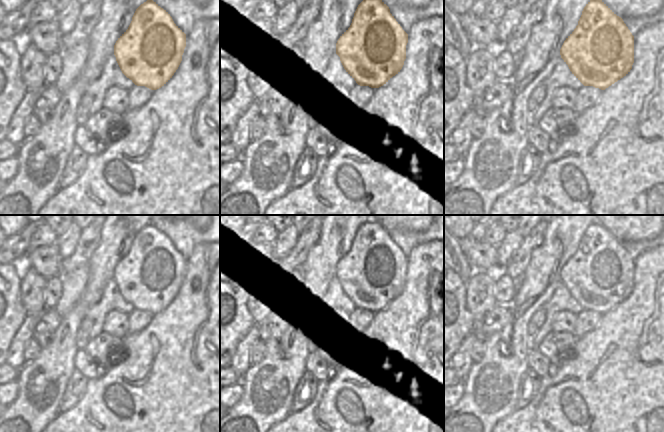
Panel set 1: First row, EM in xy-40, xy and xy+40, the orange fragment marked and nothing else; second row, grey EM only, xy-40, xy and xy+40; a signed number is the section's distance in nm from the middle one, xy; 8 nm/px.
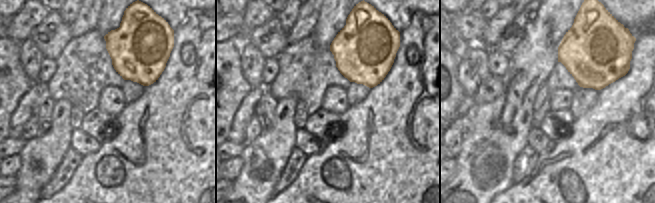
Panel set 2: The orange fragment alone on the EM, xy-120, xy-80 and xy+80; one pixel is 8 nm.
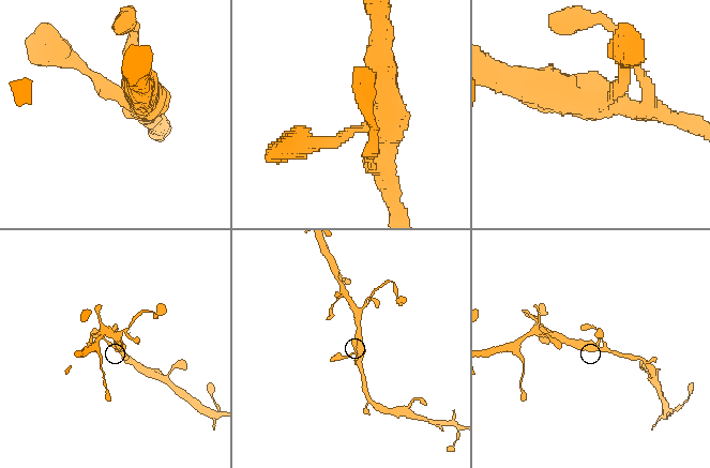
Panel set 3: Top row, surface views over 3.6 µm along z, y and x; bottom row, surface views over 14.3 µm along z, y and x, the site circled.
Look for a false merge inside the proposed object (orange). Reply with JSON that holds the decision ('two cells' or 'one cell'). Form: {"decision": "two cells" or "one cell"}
{"decision": "one cell"}

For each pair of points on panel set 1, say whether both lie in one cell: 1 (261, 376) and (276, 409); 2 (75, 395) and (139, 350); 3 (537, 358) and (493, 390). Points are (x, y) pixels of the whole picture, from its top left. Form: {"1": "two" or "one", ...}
{"1": "one", "2": "two", "3": "two"}

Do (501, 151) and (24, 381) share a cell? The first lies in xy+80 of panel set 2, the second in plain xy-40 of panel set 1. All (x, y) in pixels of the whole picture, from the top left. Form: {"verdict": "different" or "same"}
{"verdict": "same"}

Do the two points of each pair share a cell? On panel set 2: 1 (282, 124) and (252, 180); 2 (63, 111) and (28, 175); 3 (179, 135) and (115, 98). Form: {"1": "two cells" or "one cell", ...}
{"1": "one cell", "2": "one cell", "3": "two cells"}

